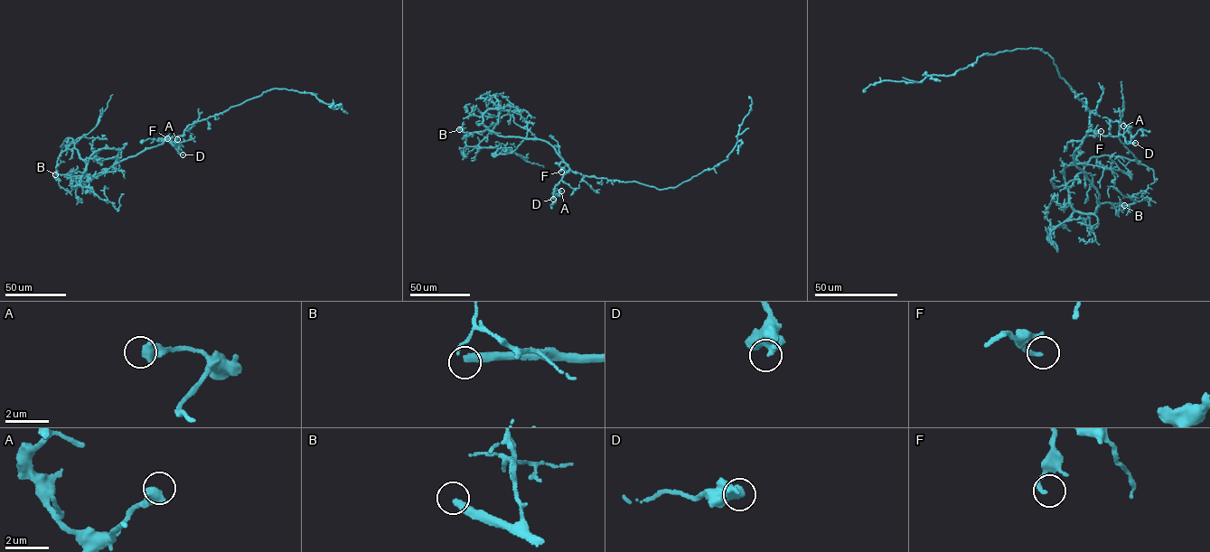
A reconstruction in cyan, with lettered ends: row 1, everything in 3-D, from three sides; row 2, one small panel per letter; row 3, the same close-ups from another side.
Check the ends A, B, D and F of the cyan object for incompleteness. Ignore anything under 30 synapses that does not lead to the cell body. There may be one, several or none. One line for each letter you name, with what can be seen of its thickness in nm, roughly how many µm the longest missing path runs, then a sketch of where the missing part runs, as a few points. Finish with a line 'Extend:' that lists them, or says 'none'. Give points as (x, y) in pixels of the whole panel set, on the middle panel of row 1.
B: 340 nm | 60 µm | (459, 129), (453, 125), (445, 130), (425, 131), (415, 126)
Extend: B

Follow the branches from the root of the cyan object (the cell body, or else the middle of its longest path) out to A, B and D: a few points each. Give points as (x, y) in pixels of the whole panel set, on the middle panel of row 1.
A: (569, 168), (554, 189), (557, 193), (561, 191)
B: (569, 168), (554, 147), (542, 140), (500, 136), (483, 126), (486, 127), (483, 131), (468, 133), (459, 129)
D: (569, 168), (556, 185), (553, 199)

